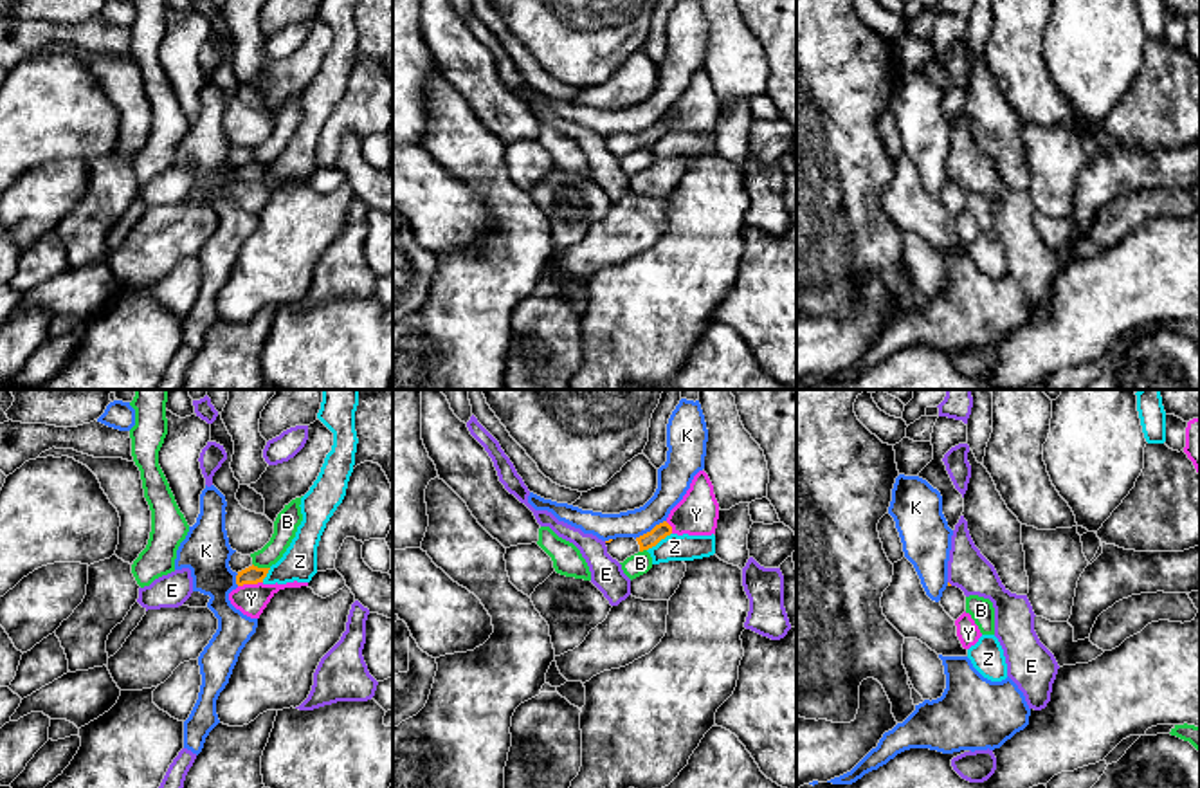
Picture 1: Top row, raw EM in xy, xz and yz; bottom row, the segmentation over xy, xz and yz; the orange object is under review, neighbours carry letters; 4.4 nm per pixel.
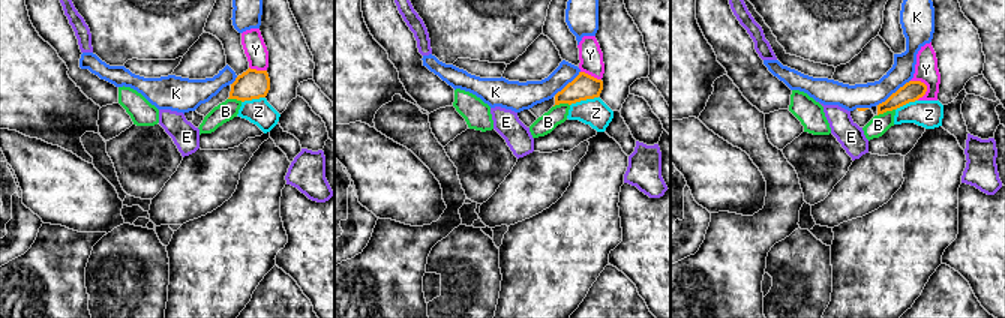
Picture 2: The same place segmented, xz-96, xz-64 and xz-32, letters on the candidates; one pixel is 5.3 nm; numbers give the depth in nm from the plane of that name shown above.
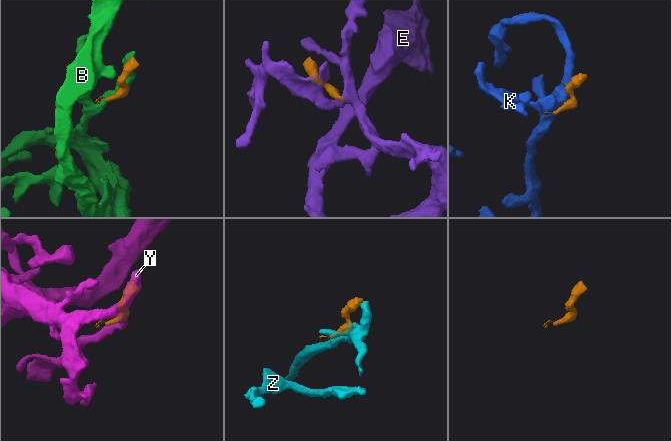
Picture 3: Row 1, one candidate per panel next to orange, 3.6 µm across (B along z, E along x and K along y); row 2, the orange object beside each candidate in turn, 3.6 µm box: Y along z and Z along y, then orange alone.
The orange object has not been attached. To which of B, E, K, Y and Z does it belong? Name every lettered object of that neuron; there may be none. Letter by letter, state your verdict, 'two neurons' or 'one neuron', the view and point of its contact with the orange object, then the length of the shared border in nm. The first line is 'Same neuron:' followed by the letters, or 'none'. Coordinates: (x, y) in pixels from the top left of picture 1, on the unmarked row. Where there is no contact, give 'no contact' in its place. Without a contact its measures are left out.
Same neuron: none
B: two neurons; contact xy (262, 164); length 80 nm
E: two neurons; no contact
K: two neurons; contact xz (651, 127); length 170 nm
Y: two neurons; contact xy (249, 179); length 110 nm
Z: two neurons; contact xz (658, 137); length 140 nm

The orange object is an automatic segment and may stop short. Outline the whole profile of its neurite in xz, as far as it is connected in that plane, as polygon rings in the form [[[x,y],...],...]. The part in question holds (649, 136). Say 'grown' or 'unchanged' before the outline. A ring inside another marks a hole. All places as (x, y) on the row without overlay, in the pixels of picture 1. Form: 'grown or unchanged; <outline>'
grown; [[[663,117],[656,121],[650,128],[640,132],[640,133],[616,133],[605,137],[607,150],[616,155],[618,159],[623,159],[627,153],[649,146],[656,142],[661,135],[672,130],[672,123]]]

